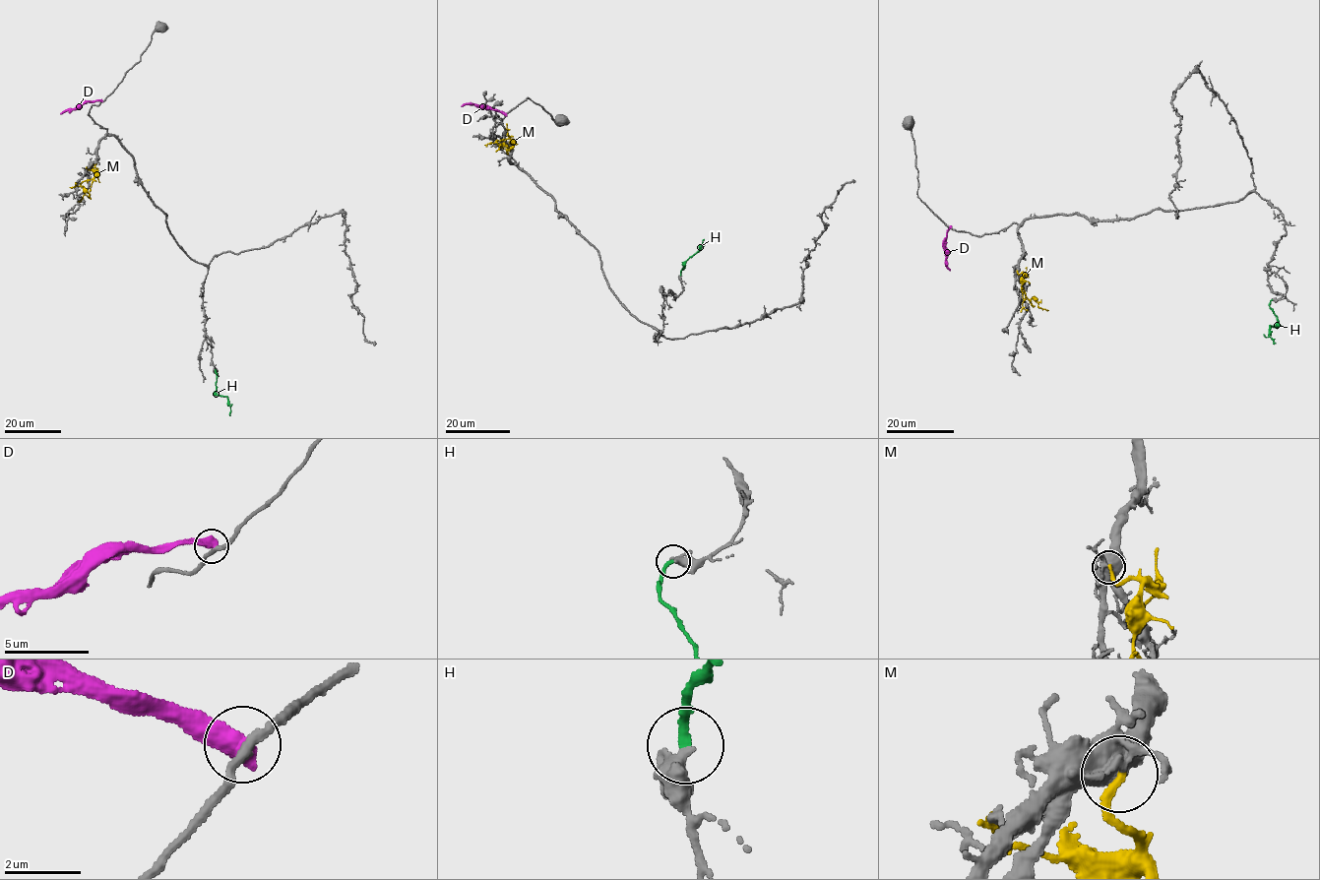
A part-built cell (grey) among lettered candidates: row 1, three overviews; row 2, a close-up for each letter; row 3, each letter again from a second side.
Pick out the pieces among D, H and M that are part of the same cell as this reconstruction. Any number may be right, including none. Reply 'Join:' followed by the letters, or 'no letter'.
Join: H

